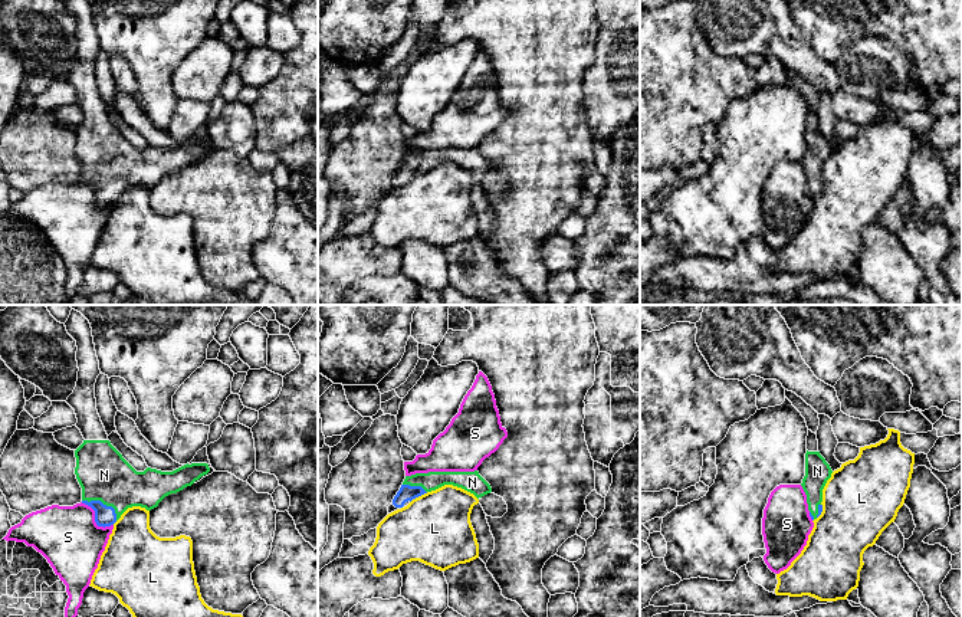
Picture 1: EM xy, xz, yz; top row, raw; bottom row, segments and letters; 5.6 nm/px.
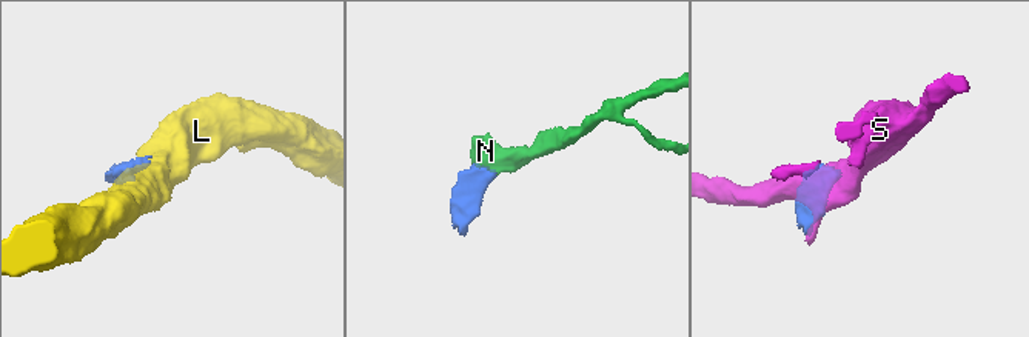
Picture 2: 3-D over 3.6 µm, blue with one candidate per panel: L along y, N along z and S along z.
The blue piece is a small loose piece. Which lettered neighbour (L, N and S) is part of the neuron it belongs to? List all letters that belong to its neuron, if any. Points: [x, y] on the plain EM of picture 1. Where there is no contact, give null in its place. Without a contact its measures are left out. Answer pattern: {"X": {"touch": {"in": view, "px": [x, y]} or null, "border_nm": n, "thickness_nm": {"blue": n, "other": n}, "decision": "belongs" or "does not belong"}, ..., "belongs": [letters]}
{"L": {"touch": {"in": "xz", "px": [419, 173]}, "border_nm": 120, "thickness_nm": {"blue": 90, "other": 400}, "decision": "does not belong"}, "N": {"touch": {"in": "xy", "px": [102, 181]}, "border_nm": 240, "thickness_nm": {"blue": 110, "other": 300}, "decision": "belongs"}, "S": {"touch": {"in": "xy", "px": [95, 197]}, "border_nm": 220, "thickness_nm": {"blue": 110, "other": 360}, "decision": "does not belong"}, "belongs": ["N"]}

